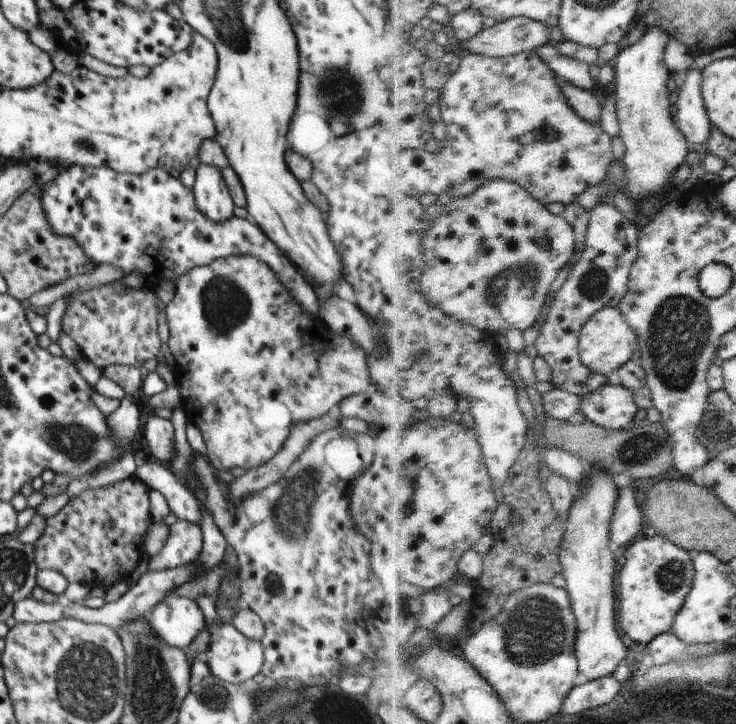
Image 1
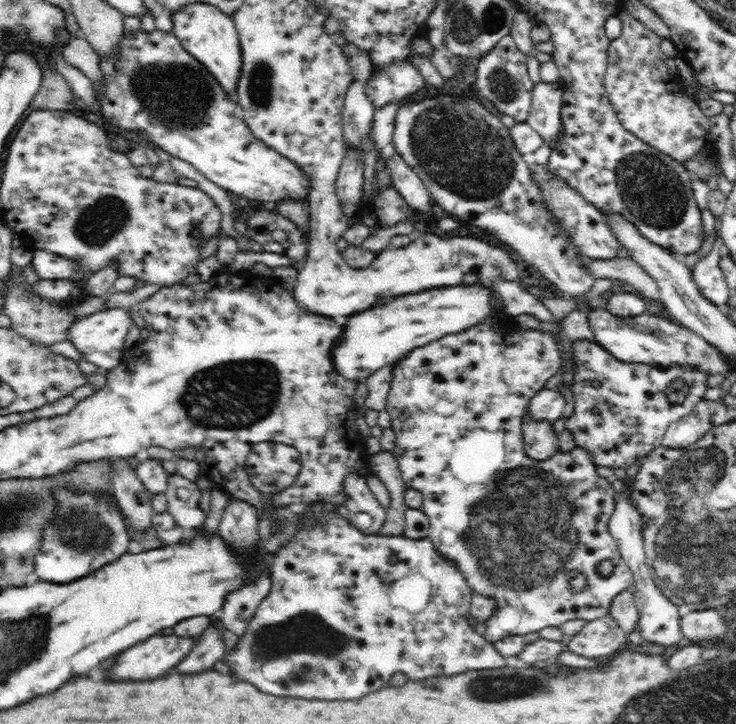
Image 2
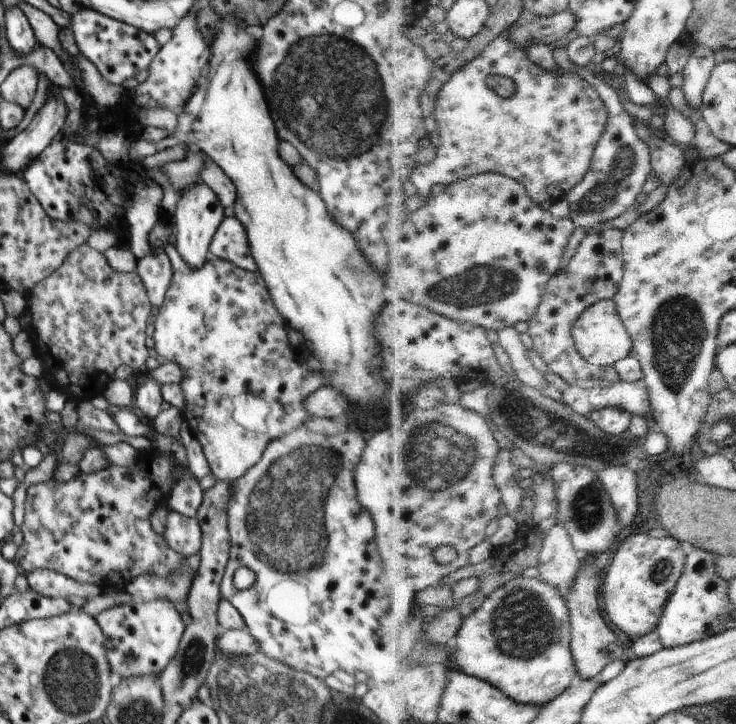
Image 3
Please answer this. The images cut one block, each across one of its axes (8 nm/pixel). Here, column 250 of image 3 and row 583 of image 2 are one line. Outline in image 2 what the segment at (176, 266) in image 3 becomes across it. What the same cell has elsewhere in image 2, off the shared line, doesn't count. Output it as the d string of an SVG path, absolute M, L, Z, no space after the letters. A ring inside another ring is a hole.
M320 501L310 503L310 506L306 508L301 528L296 530L295 533L297 536L293 539L292 543L281 547L276 554L271 556L269 566L272 588L270 588L268 596L262 600L262 604L258 606L258 610L256 610L256 614L254 614L252 620L248 623L244 634L241 634L236 638L236 648L228 650L228 653L226 654L225 660L227 661L228 666L230 666L230 670L232 670L234 676L238 676L238 678L242 678L242 680L254 684L258 690L262 690L262 692L266 692L266 694L272 694L272 696L292 696L292 698L308 698L308 700L358 700L358 698L362 698L362 696L366 696L366 694L370 694L370 692L380 690L384 684L388 684L388 680L390 680L396 672L402 672L402 674L405 674L409 680L424 680L424 678L434 676L452 676L452 674L462 674L462 672L468 672L468 670L490 670L490 668L496 669L502 668L502 666L507 666L506 657L502 657L496 651L495 646L488 643L484 636L478 635L478 633L476 633L468 623L468 613L474 592L468 586L468 583L466 583L466 579L464 579L464 575L460 573L458 567L456 567L453 562L446 560L438 551L436 551L430 538L427 537L424 539L413 540L404 536L381 536L380 534L364 535L360 533L356 527L350 525L350 522L348 522L343 511L339 514L339 511L332 510L330 506L327 506Z

